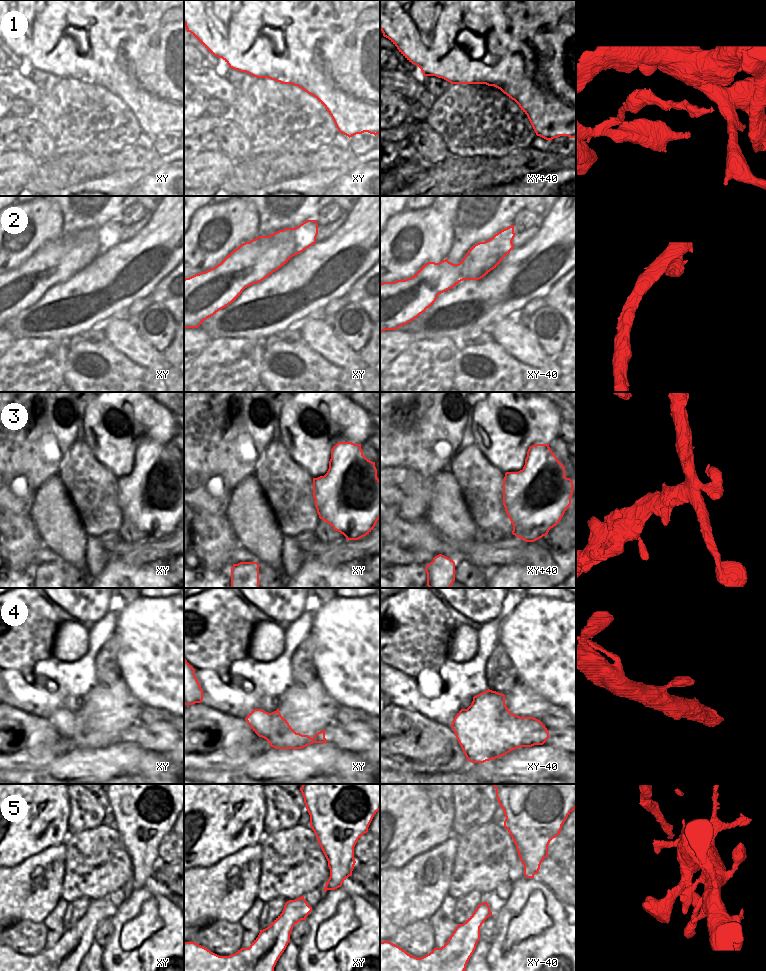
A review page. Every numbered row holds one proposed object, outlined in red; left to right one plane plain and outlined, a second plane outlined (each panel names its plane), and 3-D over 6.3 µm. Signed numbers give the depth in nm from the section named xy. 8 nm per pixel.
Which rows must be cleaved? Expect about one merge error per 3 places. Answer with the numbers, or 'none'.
1, 3

